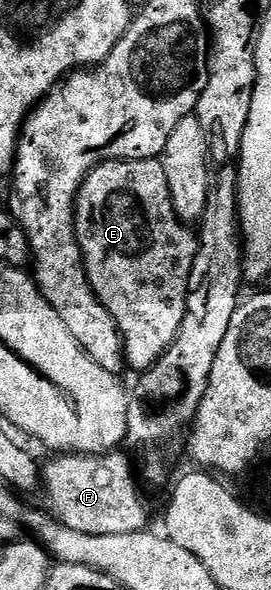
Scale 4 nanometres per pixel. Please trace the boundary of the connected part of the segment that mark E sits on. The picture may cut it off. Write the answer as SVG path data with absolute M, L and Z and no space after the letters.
M140 159L139 161L103 161L97 165L86 180L82 182L82 188L78 191L78 199L74 206L74 234L78 236L78 245L82 249L82 261L86 264L86 278L90 280L92 291L98 300L108 307L108 311L118 324L118 330L122 336L122 351L124 361L127 366L130 365L137 371L145 371L155 365L168 351L168 347L176 339L180 331L180 323L184 323L184 311L186 310L186 300L188 299L188 285L192 269L196 263L196 253L198 251L199 234L194 233L187 222L178 218L172 205L172 195L168 191L168 175L164 175L164 167L161 160Z

